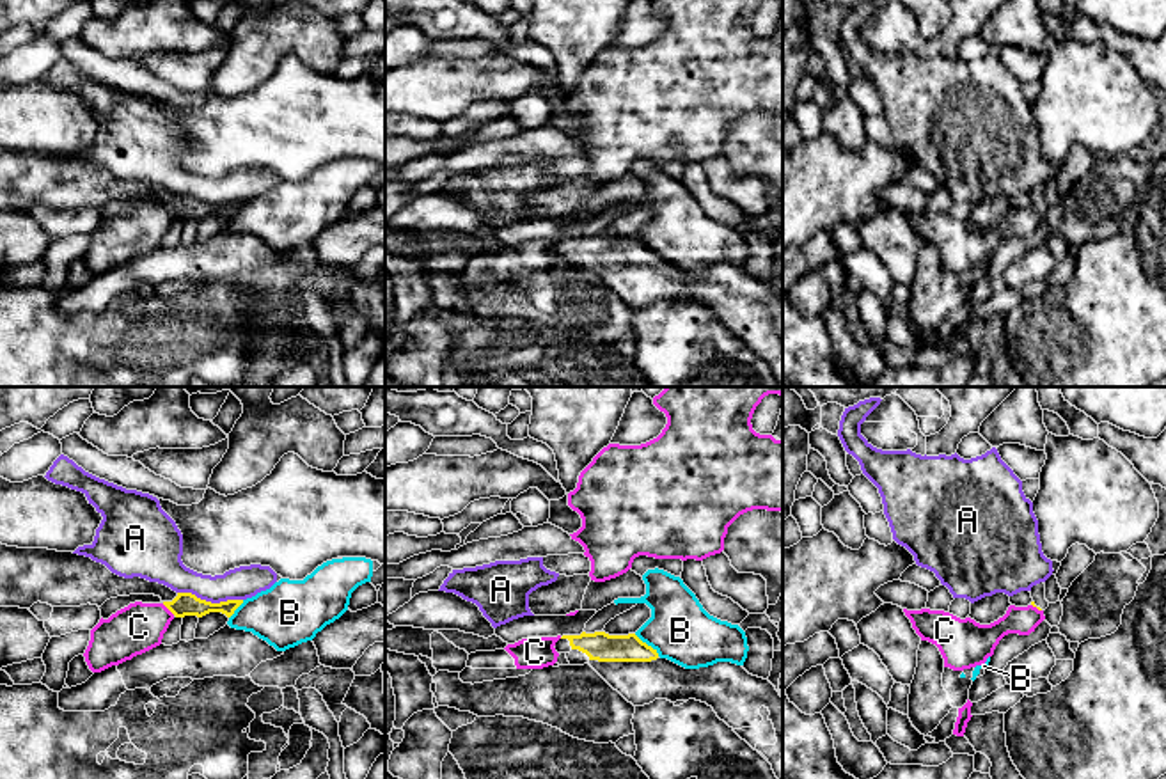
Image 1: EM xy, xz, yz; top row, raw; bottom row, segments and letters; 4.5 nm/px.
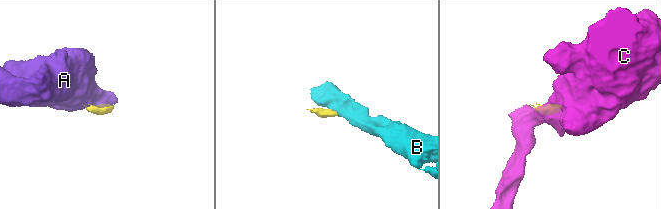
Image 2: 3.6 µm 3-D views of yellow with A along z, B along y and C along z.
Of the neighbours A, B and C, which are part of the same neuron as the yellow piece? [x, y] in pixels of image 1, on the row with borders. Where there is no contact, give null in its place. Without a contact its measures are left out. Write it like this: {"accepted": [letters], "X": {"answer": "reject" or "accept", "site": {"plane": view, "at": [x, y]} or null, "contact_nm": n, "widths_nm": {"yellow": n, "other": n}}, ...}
{"accepted": [], "A": {"answer": "reject", "site": {"plane": "xy", "at": [210, 602]}, "contact_nm": 300, "widths_nm": {"yellow": 110, "other": 150}}, "B": {"answer": "reject", "site": {"plane": "xz", "at": [645, 643]}, "contact_nm": 160, "widths_nm": {"yellow": 130, "other": 280}}, "C": {"answer": "reject", "site": {"plane": "xy", "at": [169, 609]}, "contact_nm": 80, "widths_nm": {"yellow": 110, "other": 220}}}

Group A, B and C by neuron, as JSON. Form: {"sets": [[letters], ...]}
{"sets": [["A"], ["B"], ["C"]]}

